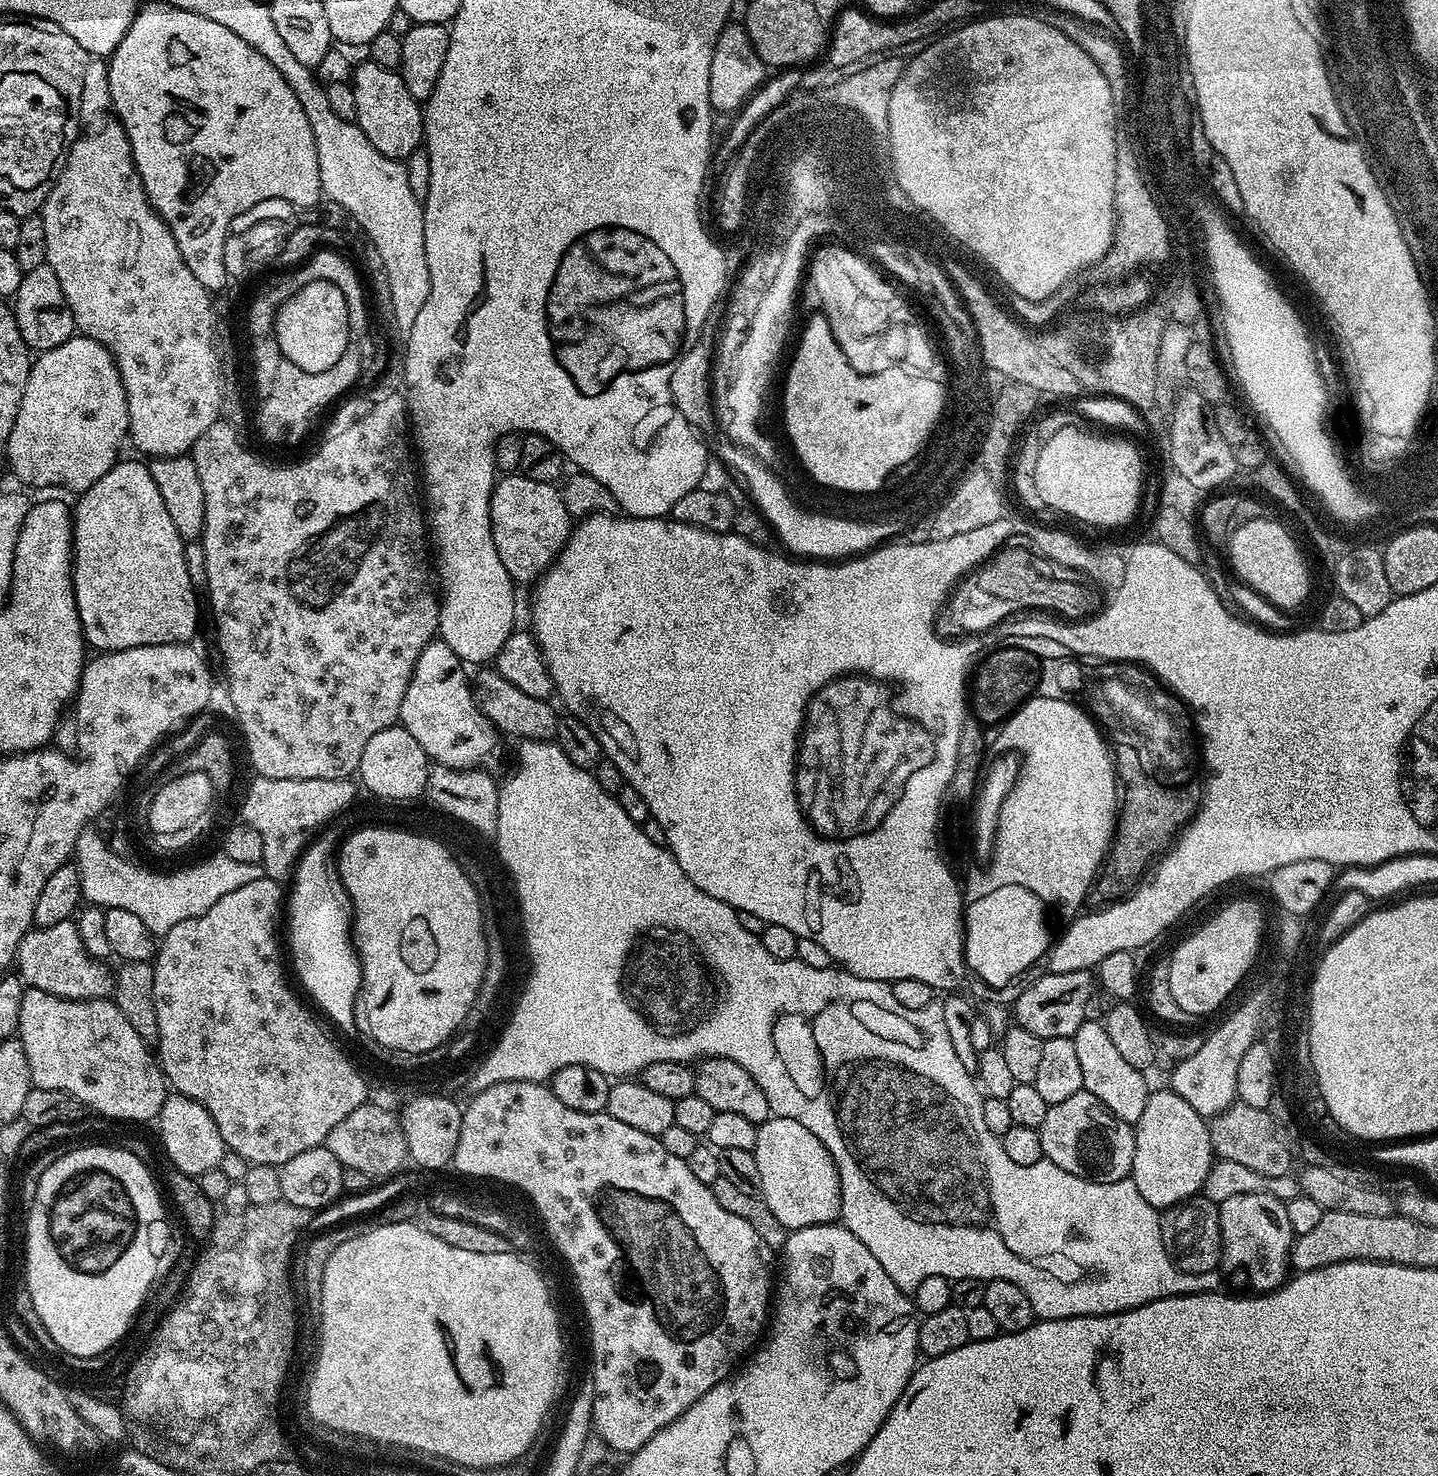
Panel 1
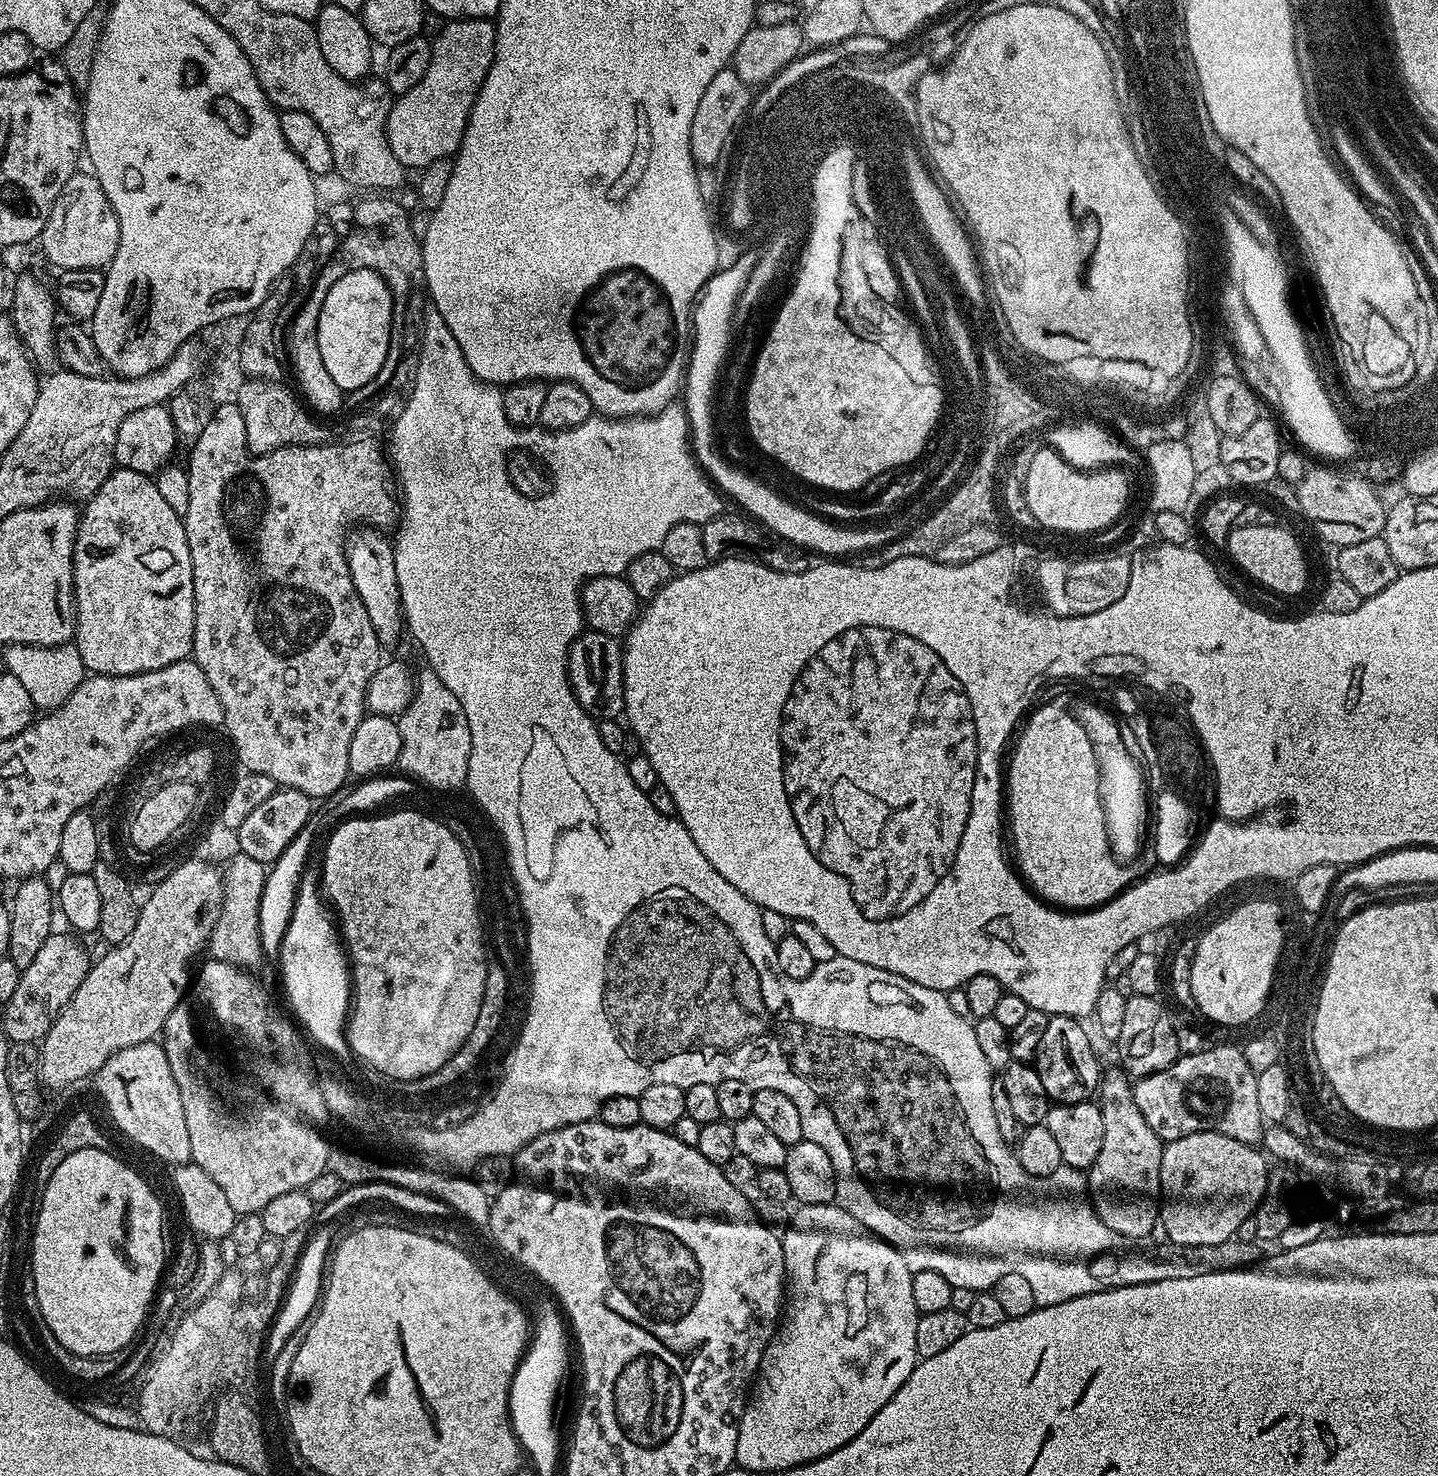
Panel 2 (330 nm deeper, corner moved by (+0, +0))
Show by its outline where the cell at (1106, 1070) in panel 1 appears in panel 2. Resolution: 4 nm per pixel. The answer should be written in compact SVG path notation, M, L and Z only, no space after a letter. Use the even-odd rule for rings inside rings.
M1123 1071L1103 1073L1098 1089L1102 1114L1102 1150L1086 1172L1086 1184L1096 1191L1094 1207L1117 1237L1148 1236L1158 1224L1160 1167L1164 1144L1150 1130L1142 1110L1134 1102L1134 1084Z

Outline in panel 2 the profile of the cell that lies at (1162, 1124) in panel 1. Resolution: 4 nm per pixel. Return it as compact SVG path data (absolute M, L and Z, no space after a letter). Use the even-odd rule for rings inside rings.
M1199 1132L1186 1138L1167 1141L1160 1167L1162 1203L1158 1208L1159 1223L1162 1228L1164 1224L1164 1232L1168 1235L1165 1237L1173 1244L1186 1246L1210 1246L1214 1242L1233 1239L1238 1226L1247 1216L1253 1215L1260 1205L1268 1185L1269 1171L1270 1164L1263 1151L1217 1132Z

